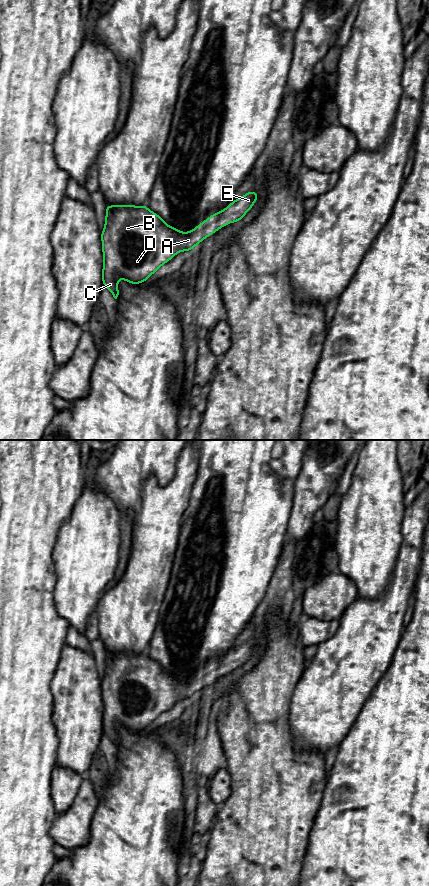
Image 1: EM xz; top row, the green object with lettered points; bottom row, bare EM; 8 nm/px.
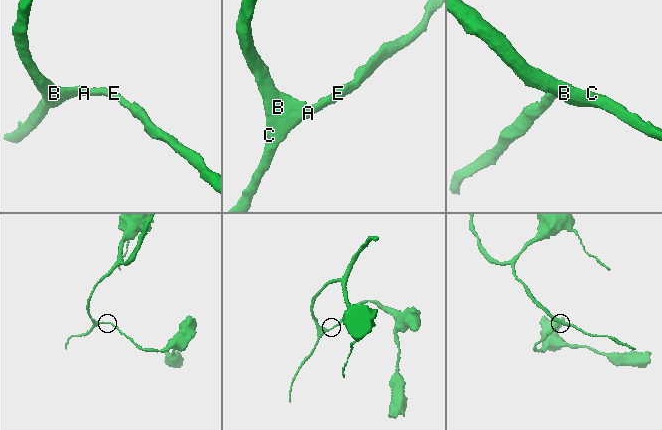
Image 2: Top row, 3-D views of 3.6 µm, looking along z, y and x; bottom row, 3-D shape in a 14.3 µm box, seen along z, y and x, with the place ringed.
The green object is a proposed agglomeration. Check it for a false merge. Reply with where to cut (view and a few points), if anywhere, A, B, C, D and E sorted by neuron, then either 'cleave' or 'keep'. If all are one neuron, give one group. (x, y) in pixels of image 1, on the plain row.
no cut | A B C D E | keep

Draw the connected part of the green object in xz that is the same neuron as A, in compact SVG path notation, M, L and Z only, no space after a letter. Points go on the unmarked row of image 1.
M251 638L242 645L235 647L224 658L206 666L204 670L187 681L167 673L158 662L150 659L146 652L142 654L127 652L112 654L106 651L105 675L100 681L104 706L103 734L117 747L119 743L118 726L134 733L148 728L154 720L170 709L177 701L189 700L228 671L241 669L258 646L258 640Z

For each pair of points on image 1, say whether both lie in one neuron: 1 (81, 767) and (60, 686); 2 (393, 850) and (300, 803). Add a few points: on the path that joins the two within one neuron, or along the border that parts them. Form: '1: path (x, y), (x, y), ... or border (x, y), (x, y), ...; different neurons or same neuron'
1: path (78, 747), (78, 706); same neuron
2: border (322, 788), (318, 796), (318, 810), (310, 834); different neurons

